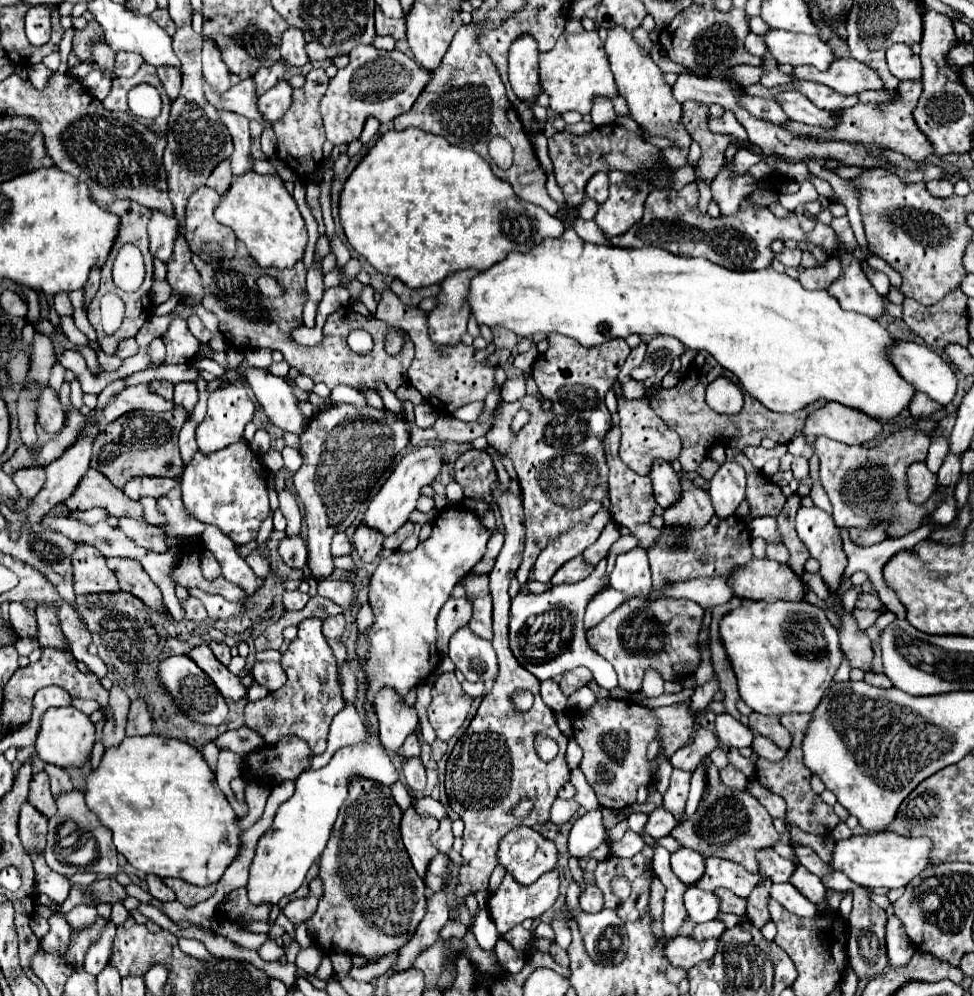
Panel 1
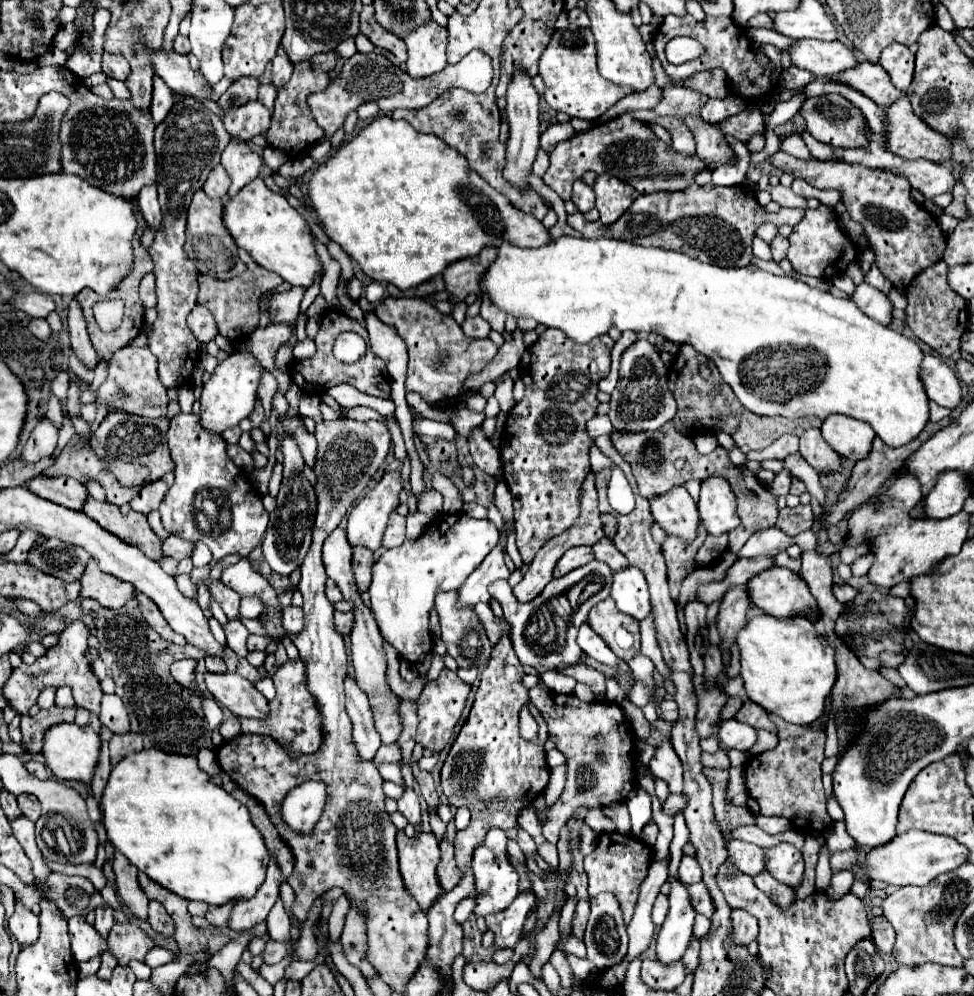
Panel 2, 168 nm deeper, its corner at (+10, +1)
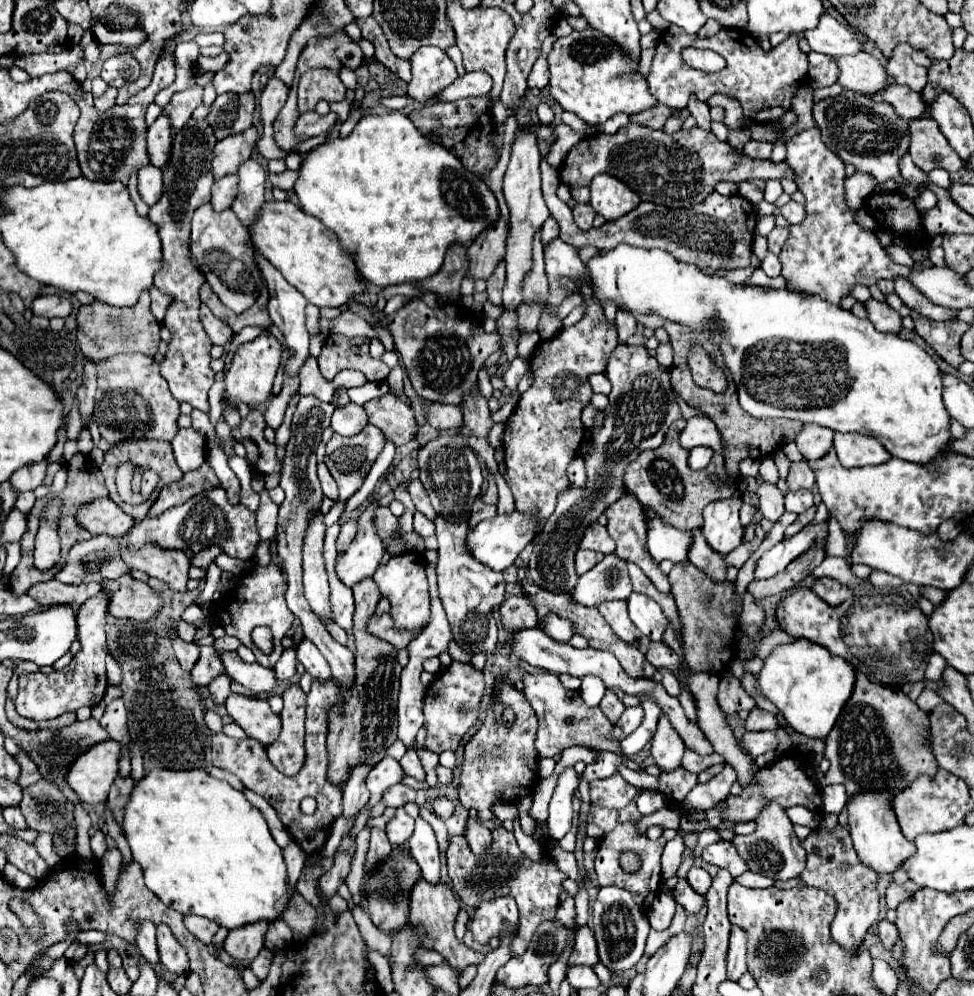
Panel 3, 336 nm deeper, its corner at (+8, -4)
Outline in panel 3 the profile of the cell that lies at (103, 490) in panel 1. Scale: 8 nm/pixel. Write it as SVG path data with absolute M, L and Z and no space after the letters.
M147 545L139 551L121 547L121 555L129 567L135 567L149 577L155 577L169 585L173 591L185 591L189 581L191 559L183 551L163 551L159 547Z

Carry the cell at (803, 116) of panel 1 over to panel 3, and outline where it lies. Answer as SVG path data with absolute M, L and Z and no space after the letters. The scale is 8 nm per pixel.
M843 91L837 97L829 97L829 99L815 103L813 119L815 119L817 127L821 129L823 143L831 151L835 151L845 163L851 163L855 167L855 171L871 175L877 183L885 183L889 179L895 179L897 183L901 181L899 159L909 151L909 121L901 119L889 103L883 103L881 99L871 99L871 97L855 93L855 91Z

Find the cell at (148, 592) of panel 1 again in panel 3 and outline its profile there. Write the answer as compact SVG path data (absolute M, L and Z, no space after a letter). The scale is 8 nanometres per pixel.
M175 631L171 633L171 637L173 637L175 657L179 659L181 667L183 667L187 673L191 673L193 665L195 665L195 663L197 663L197 659L199 659L199 647L197 647L195 643L183 643L183 641L177 637L177 633L175 633Z

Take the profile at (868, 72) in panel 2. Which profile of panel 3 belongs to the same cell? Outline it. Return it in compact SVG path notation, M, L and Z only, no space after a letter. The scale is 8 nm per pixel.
M891 83L879 95L883 95L883 99L895 107L897 115L907 119L907 121L921 119L921 117L927 115L927 107L925 107L925 101L921 99L921 93L909 91L909 87L905 87L905 85Z

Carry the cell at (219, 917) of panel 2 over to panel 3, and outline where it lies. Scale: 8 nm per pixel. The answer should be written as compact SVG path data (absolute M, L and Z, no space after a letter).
M189 915L189 917L185 917L183 923L185 923L185 927L187 927L199 941L203 941L205 945L211 943L213 935L215 935L217 929L219 929L217 923L209 921L209 919L205 919L205 917L197 917L197 915Z

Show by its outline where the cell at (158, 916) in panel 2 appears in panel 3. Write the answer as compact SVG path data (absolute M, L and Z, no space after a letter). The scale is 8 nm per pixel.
M157 925L157 945L159 945L159 957L167 971L173 971L177 975L189 973L189 959L185 955L185 949L173 939L173 933L165 925Z

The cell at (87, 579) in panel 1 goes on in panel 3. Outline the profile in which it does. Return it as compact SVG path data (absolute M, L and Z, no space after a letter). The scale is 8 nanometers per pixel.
M123 575L117 581L103 581L103 589L111 591L109 615L121 619L147 621L155 619L163 609L163 599L147 583Z

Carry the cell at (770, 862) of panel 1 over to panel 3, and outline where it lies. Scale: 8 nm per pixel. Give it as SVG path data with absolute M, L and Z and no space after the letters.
M717 841L717 843L707 845L701 853L701 859L705 863L711 863L711 865L719 867L719 869L727 869L733 877L747 871L745 861L739 857L737 849L729 841Z

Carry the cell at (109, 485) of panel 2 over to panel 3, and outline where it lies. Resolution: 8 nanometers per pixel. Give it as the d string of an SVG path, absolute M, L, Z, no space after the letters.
M129 439L129 441L123 441L123 443L115 445L109 453L105 453L105 461L103 461L103 465L101 465L101 473L103 473L105 483L107 483L107 487L109 487L109 497L111 497L125 513L129 513L135 521L141 521L141 519L147 517L149 507L153 505L153 501L149 499L149 501L145 501L143 505L127 505L127 503L123 503L123 501L119 499L117 487L115 487L115 471L117 471L117 467L119 467L121 463L133 463L133 465L143 465L143 467L147 467L147 469L153 469L153 471L159 473L159 477L161 477L159 487L165 487L165 485L169 485L169 483L175 483L177 479L183 477L183 471L181 471L181 469L177 467L177 463L175 463L175 455L173 455L173 451L171 451L171 443L167 443L167 441L155 441L155 439L149 439L149 441L133 441L133 439Z

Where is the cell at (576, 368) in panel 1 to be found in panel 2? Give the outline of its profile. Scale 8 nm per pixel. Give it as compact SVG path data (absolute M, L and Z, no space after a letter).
M545 330L539 340L525 350L521 358L523 364L519 364L519 376L525 382L525 396L519 404L513 406L507 416L499 452L503 464L503 480L513 494L517 548L525 564L531 564L545 540L571 528L575 524L575 518L579 518L579 494L583 478L591 472L591 438L585 424L597 414L597 384L609 374L613 344L615 342L609 336L593 338L587 344L575 344L569 342L559 330Z

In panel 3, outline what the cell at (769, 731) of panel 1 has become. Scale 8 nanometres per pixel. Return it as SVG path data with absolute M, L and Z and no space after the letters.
M755 707L749 715L749 719L745 721L745 727L749 731L767 731L767 729L773 731L773 729L777 729L777 719L775 719L773 713Z

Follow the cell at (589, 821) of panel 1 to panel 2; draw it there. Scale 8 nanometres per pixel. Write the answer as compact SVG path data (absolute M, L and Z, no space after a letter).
M613 896L591 898L591 914L583 940L587 946L587 960L599 970L611 968L625 958L627 932Z

